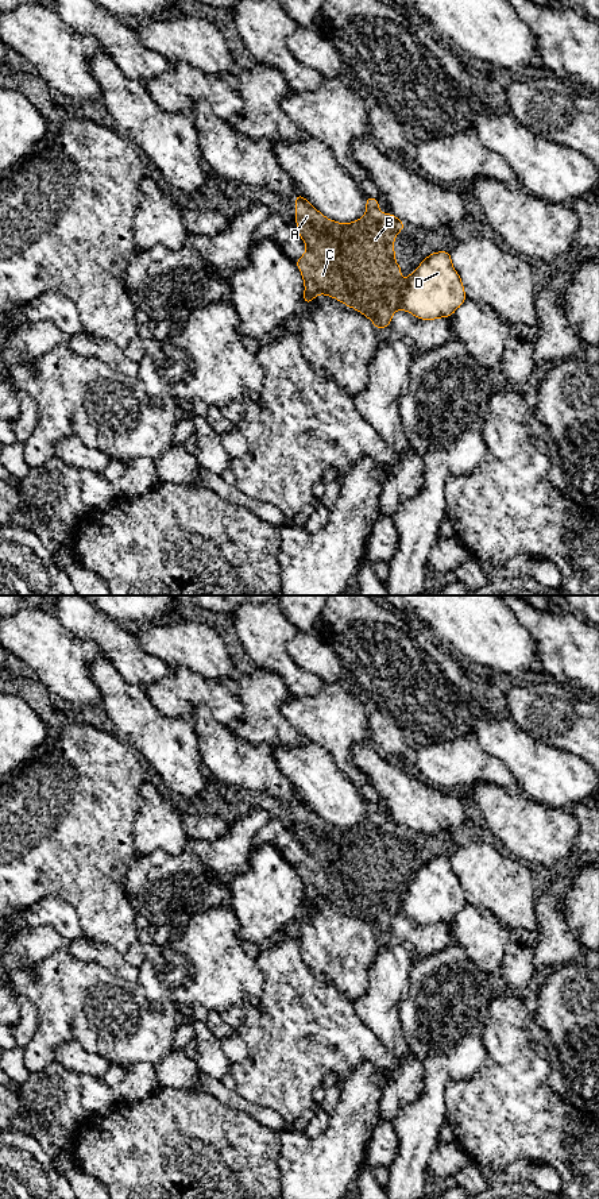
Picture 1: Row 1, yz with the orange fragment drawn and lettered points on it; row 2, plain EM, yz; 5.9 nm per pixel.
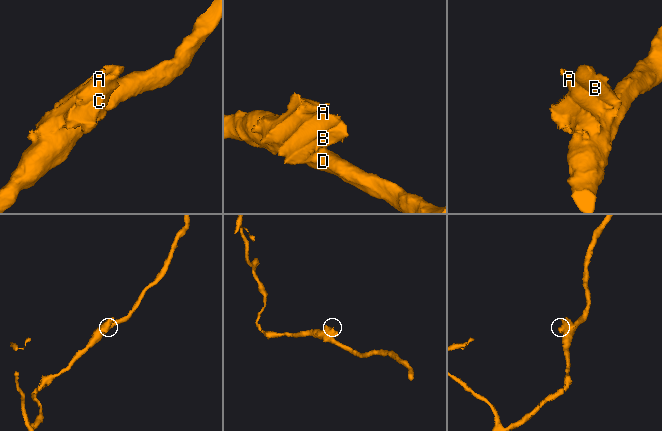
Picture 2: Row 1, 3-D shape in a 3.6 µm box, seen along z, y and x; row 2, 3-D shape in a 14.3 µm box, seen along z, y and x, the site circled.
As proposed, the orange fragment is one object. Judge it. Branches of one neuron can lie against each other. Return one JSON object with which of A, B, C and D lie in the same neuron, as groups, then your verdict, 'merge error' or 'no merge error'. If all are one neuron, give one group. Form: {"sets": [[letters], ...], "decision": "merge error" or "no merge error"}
{"sets": [["A", "B", "C", "D"]], "decision": "no merge error"}

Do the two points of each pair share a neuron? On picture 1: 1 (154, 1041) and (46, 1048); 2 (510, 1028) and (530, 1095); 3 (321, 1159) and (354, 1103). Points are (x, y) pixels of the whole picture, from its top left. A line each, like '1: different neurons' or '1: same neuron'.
1: same neuron
2: same neuron
3: same neuron

